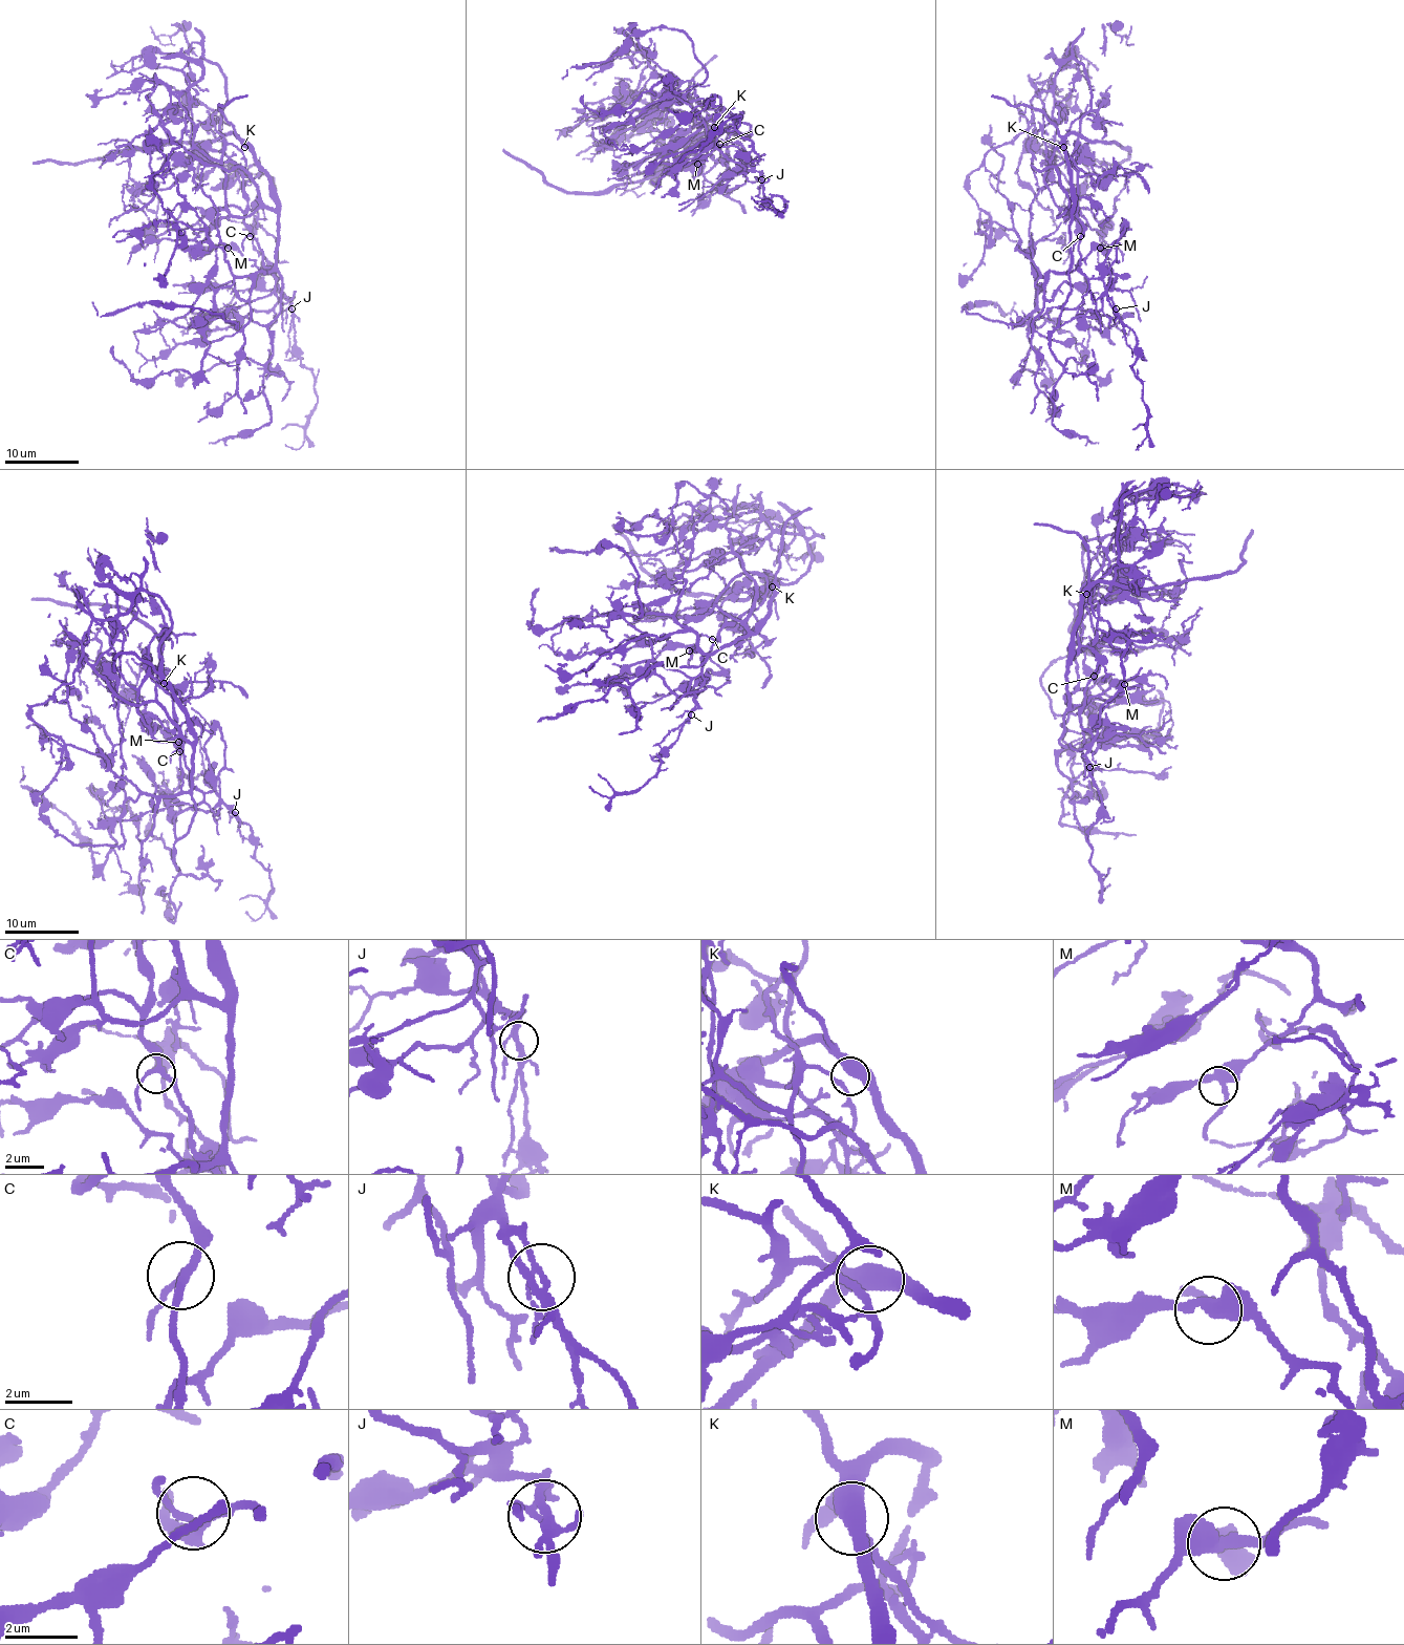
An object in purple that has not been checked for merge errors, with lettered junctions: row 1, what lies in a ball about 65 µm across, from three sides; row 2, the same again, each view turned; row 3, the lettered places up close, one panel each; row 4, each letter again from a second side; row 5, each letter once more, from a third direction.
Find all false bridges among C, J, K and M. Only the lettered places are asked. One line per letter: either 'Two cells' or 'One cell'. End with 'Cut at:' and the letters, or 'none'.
C: One cell
J: Two cells
K: One cell
M: One cell
Cut at: J

